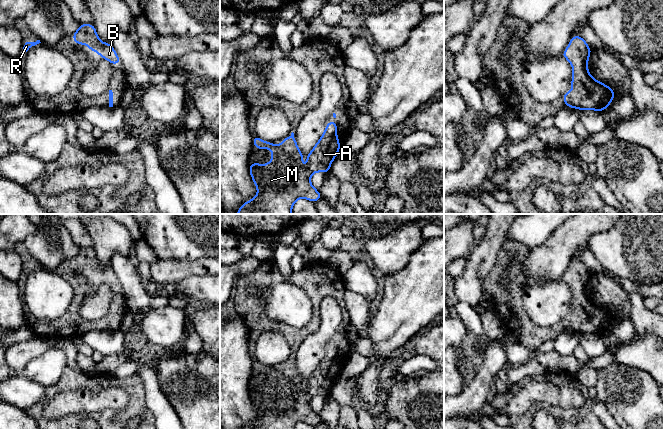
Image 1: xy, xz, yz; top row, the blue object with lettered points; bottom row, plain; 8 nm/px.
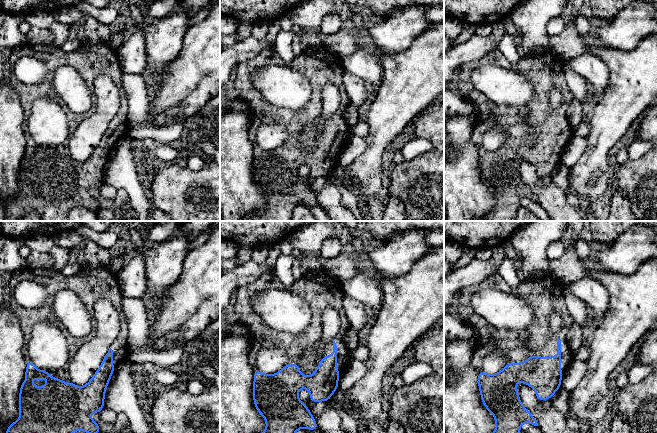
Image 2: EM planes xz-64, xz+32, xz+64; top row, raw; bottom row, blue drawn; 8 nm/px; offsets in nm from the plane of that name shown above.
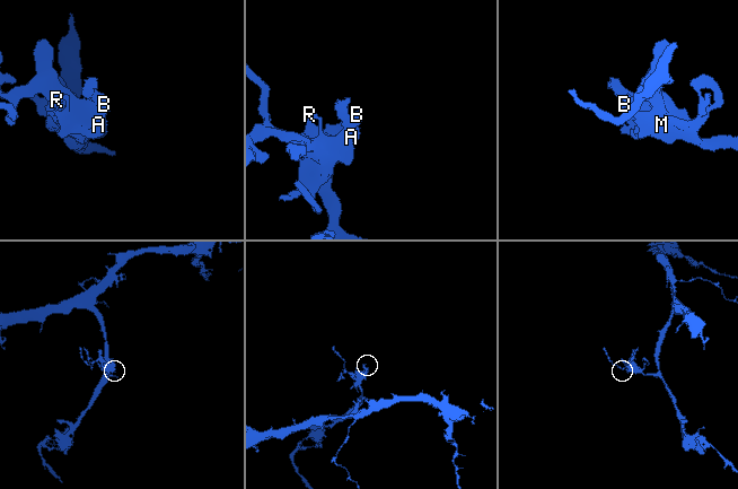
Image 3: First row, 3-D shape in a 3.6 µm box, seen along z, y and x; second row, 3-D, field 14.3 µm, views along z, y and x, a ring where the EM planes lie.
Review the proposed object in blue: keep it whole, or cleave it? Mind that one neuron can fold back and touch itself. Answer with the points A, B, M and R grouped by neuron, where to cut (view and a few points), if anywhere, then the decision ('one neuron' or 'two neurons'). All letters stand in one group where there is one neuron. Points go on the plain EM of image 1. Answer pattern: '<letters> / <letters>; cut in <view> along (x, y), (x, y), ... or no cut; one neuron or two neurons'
A B M R; no cut; one neuron

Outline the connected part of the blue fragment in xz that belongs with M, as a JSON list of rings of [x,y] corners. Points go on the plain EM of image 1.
[[[335,345],[327,346],[323,359],[307,380],[305,391],[301,389],[302,376],[293,356],[284,362],[280,370],[253,359],[253,369],[257,373],[271,373],[272,383],[265,389],[256,385],[249,389],[258,418],[242,429],[293,429],[299,422],[312,426],[322,423],[310,402],[315,396],[329,397],[331,387],[340,374]]]

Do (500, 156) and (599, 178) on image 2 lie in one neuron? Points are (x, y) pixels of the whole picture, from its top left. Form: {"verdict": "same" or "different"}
{"verdict": "different"}

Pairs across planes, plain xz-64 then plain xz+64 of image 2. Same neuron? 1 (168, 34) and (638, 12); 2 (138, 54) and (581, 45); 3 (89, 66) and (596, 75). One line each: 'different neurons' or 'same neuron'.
1: same neuron
2: different neurons
3: different neurons

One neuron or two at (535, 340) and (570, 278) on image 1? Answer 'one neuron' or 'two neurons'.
one neuron

